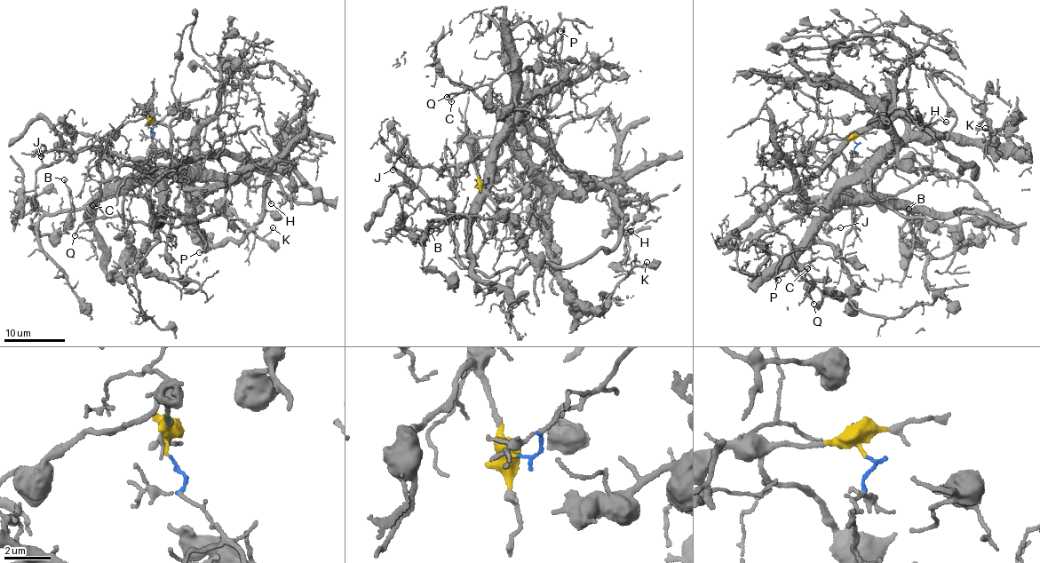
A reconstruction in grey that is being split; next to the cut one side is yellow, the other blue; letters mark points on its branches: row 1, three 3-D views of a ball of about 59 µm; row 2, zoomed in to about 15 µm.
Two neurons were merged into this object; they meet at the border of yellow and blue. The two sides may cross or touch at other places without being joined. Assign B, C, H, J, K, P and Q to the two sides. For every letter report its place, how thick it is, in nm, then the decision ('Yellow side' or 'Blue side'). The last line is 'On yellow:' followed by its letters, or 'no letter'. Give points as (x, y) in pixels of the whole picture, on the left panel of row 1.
B: Place: (64, 179). Thickness 110 nm. Blue side
C: Place: (92, 205). Thickness 110 nm. Blue side
H: Place: (271, 203). Thickness 140 nm. Yellow side
J: Place: (41, 156). Thickness 60 nm. Blue side
K: Place: (273, 227). Thickness 100 nm. Blue side
P: Place: (199, 252). Thickness 130 nm. Blue side
Q: Place: (75, 235). Thickness 120 nm. Blue side
On yellow: H

